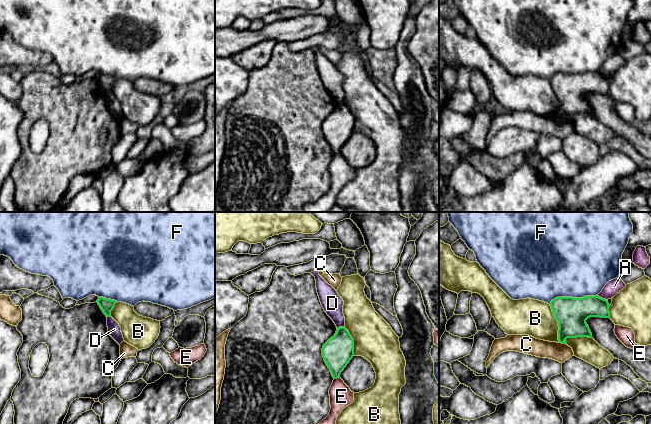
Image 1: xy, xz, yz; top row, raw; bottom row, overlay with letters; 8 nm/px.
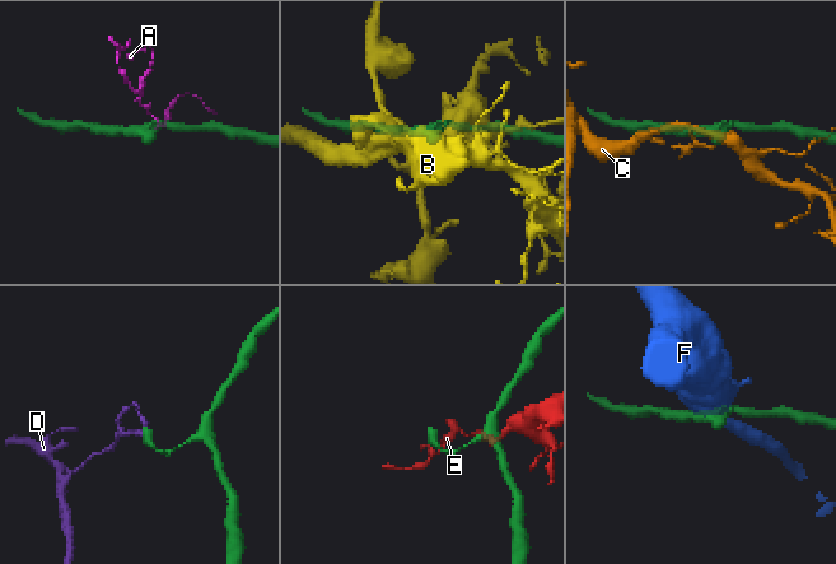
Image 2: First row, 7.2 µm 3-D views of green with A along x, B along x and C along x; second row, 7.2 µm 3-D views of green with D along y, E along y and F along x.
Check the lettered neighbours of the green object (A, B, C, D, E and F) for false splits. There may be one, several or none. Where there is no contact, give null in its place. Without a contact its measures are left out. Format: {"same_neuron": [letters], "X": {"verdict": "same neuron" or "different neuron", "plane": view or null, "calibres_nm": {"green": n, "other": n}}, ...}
{"same_neuron": [], "A": {"verdict": "different neuron", "plane": "yz", "calibres_nm": {"green": 220, "other": 120}}, "B": {"verdict": "different neuron", "plane": "yz", "calibres_nm": {"green": 260, "other": 300}}, "C": {"verdict": "different neuron", "plane": "yz", "calibres_nm": {"green": 260, "other": 150}}, "D": {"verdict": "different neuron", "plane": "xz", "calibres_nm": {"green": 240, "other": 170}}, "E": {"verdict": "different neuron", "plane": "xz", "calibres_nm": {"green": 240, "other": 180}}, "F": {"verdict": "different neuron", "plane": "yz", "calibres_nm": {"green": 260, "other": 500}}}

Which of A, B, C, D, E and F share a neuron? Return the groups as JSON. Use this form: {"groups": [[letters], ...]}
{"groups": [["A"], ["B"], ["C"], ["D"], ["E"], ["F"]]}

